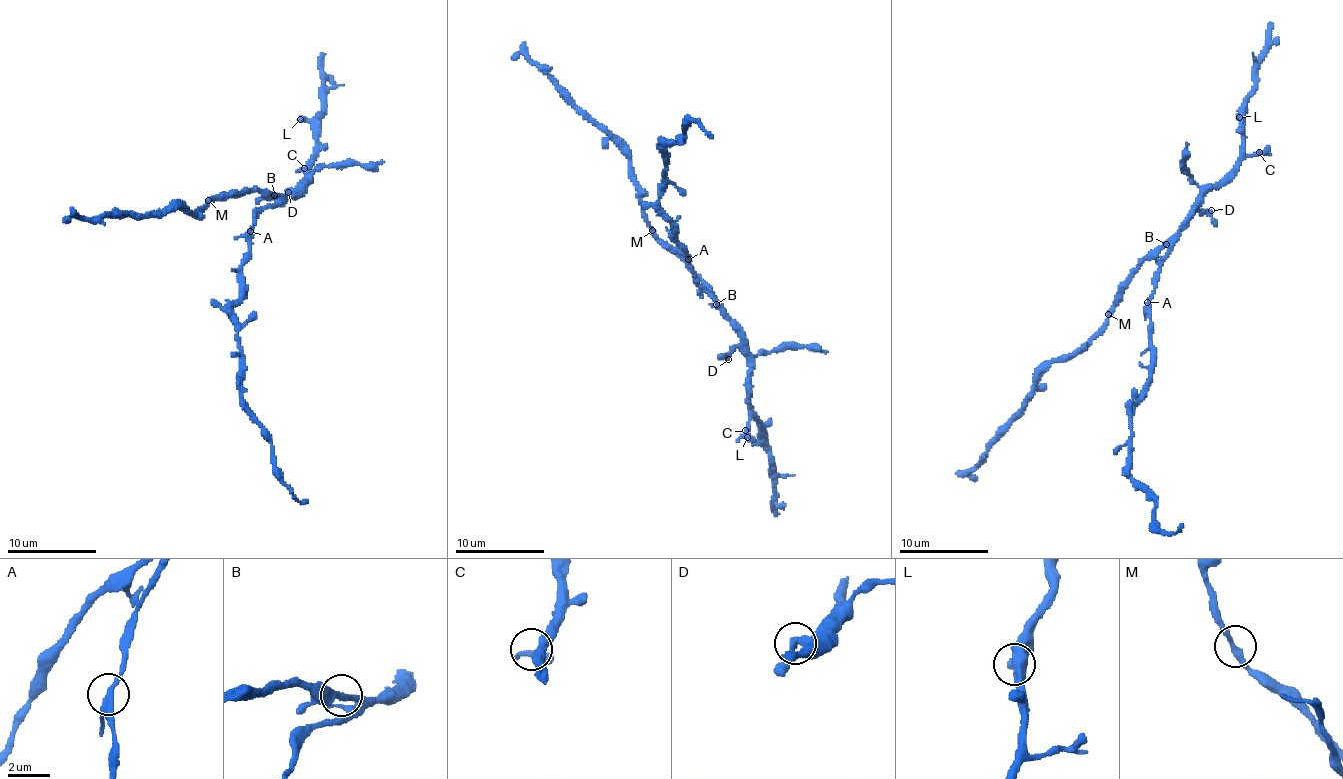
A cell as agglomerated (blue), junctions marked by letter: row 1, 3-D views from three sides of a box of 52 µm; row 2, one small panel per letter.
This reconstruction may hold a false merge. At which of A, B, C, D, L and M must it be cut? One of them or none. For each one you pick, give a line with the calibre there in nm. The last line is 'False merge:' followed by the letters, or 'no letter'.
False merge: no letter

